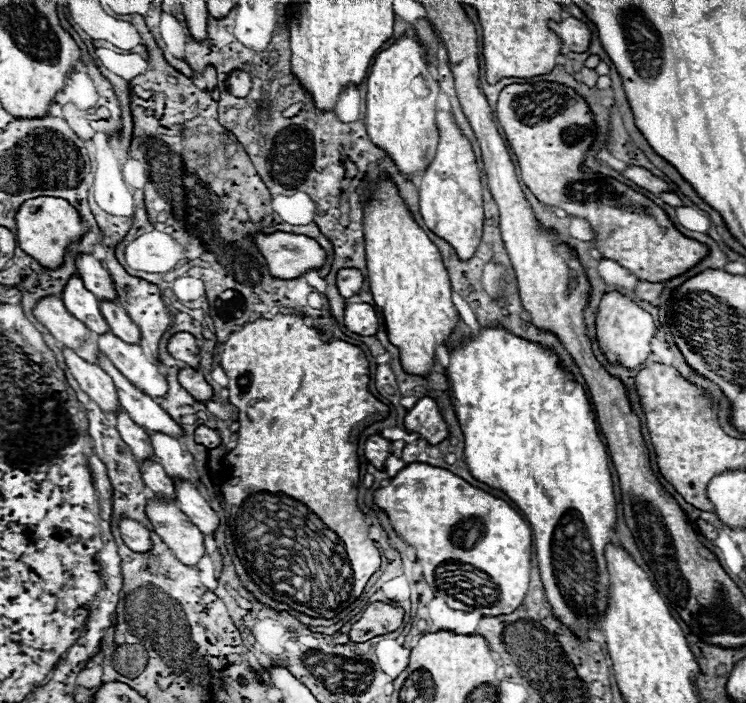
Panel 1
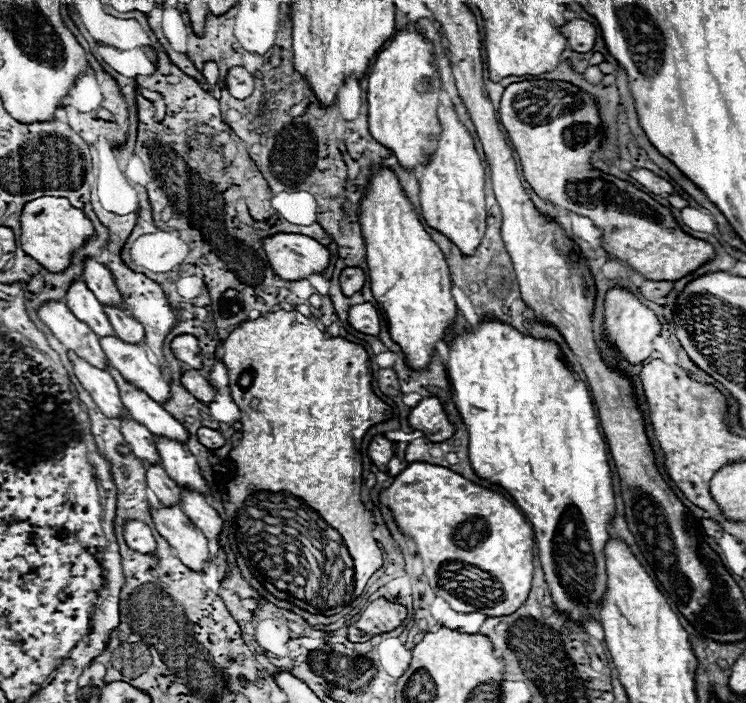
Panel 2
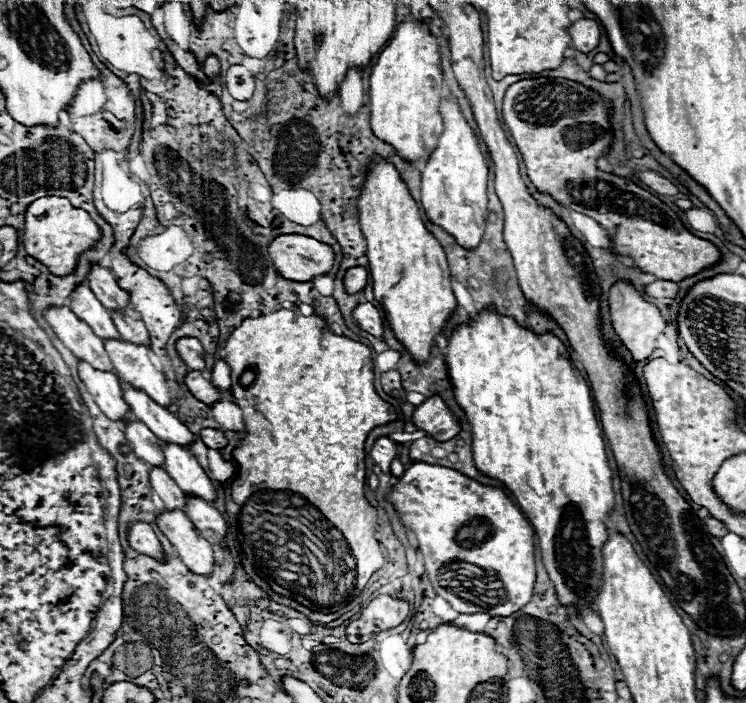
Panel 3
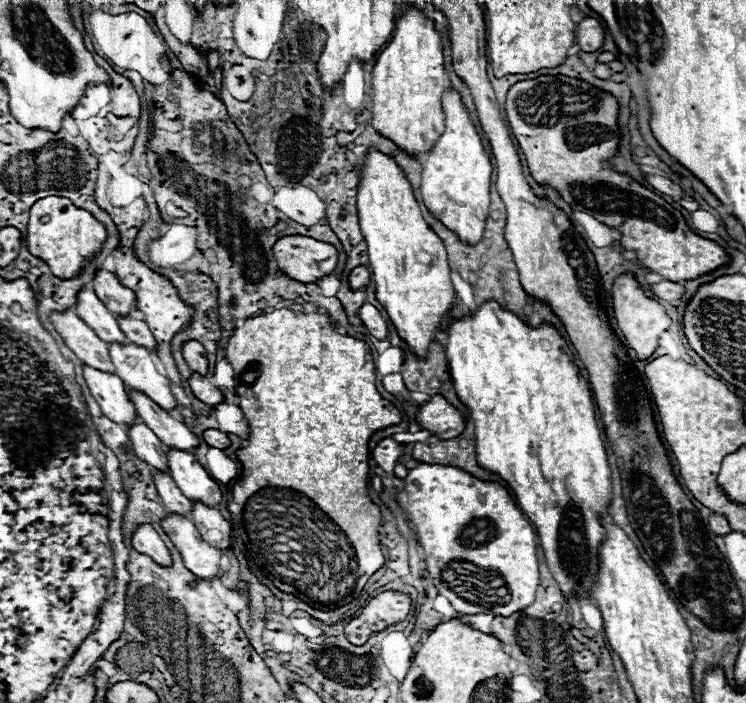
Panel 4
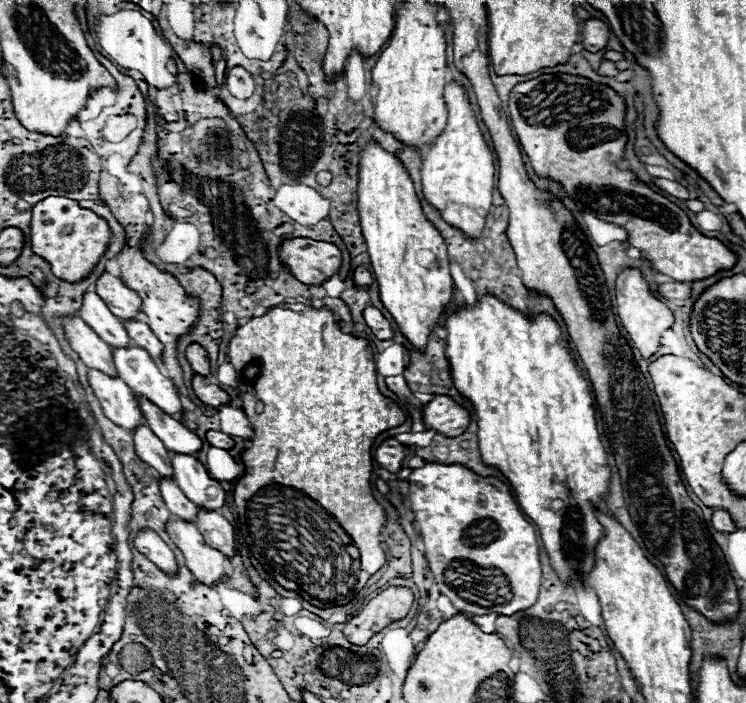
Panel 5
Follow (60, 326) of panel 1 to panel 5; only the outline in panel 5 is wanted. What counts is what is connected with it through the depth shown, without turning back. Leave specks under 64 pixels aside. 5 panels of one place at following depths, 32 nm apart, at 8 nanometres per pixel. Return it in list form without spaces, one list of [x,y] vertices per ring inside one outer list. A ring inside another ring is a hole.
[[[74,316],[72,320],[64,320],[62,326],[72,344],[72,350],[82,358],[82,362],[88,368],[100,370],[112,378],[118,376],[112,348],[102,338],[98,338],[96,332],[90,326],[86,326],[82,318]]]

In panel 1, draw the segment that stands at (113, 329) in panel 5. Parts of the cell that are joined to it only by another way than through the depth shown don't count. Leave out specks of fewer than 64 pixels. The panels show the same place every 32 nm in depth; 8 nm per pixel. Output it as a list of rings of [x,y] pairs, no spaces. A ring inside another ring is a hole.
[[[80,278],[68,280],[68,286],[64,288],[62,302],[64,302],[64,306],[68,306],[68,312],[74,318],[80,318],[80,322],[84,322],[98,336],[110,332],[110,326],[100,312],[96,296],[84,288],[84,282]]]

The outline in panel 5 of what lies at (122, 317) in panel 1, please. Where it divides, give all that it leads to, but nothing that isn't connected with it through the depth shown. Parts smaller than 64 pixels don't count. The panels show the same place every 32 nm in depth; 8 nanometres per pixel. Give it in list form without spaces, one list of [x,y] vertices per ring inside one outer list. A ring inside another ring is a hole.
[[[124,322],[124,326],[128,326],[128,334],[132,334],[132,340],[136,346],[148,350],[148,354],[156,360],[156,362],[162,362],[162,342],[154,336],[154,332],[148,328],[148,324],[144,322]]]

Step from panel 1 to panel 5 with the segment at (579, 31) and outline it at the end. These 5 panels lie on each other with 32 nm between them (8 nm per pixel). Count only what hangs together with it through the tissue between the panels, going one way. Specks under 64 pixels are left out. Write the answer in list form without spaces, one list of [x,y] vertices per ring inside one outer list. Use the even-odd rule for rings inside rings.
[[[596,18],[588,20],[582,26],[582,44],[590,52],[604,50],[610,40],[610,34],[612,34],[612,30],[604,20],[596,20]]]

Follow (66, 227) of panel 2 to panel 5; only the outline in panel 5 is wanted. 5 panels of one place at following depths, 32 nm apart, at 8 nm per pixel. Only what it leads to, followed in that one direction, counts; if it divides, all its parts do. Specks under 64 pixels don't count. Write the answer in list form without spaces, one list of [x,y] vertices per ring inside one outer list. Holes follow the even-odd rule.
[[[50,196],[38,202],[32,208],[32,224],[30,224],[30,242],[34,254],[40,254],[46,262],[50,262],[52,272],[66,282],[78,282],[92,274],[98,266],[100,258],[108,250],[112,238],[112,230],[104,218],[96,212],[82,208],[76,200]],[[64,226],[74,226],[74,234],[62,236]]]

